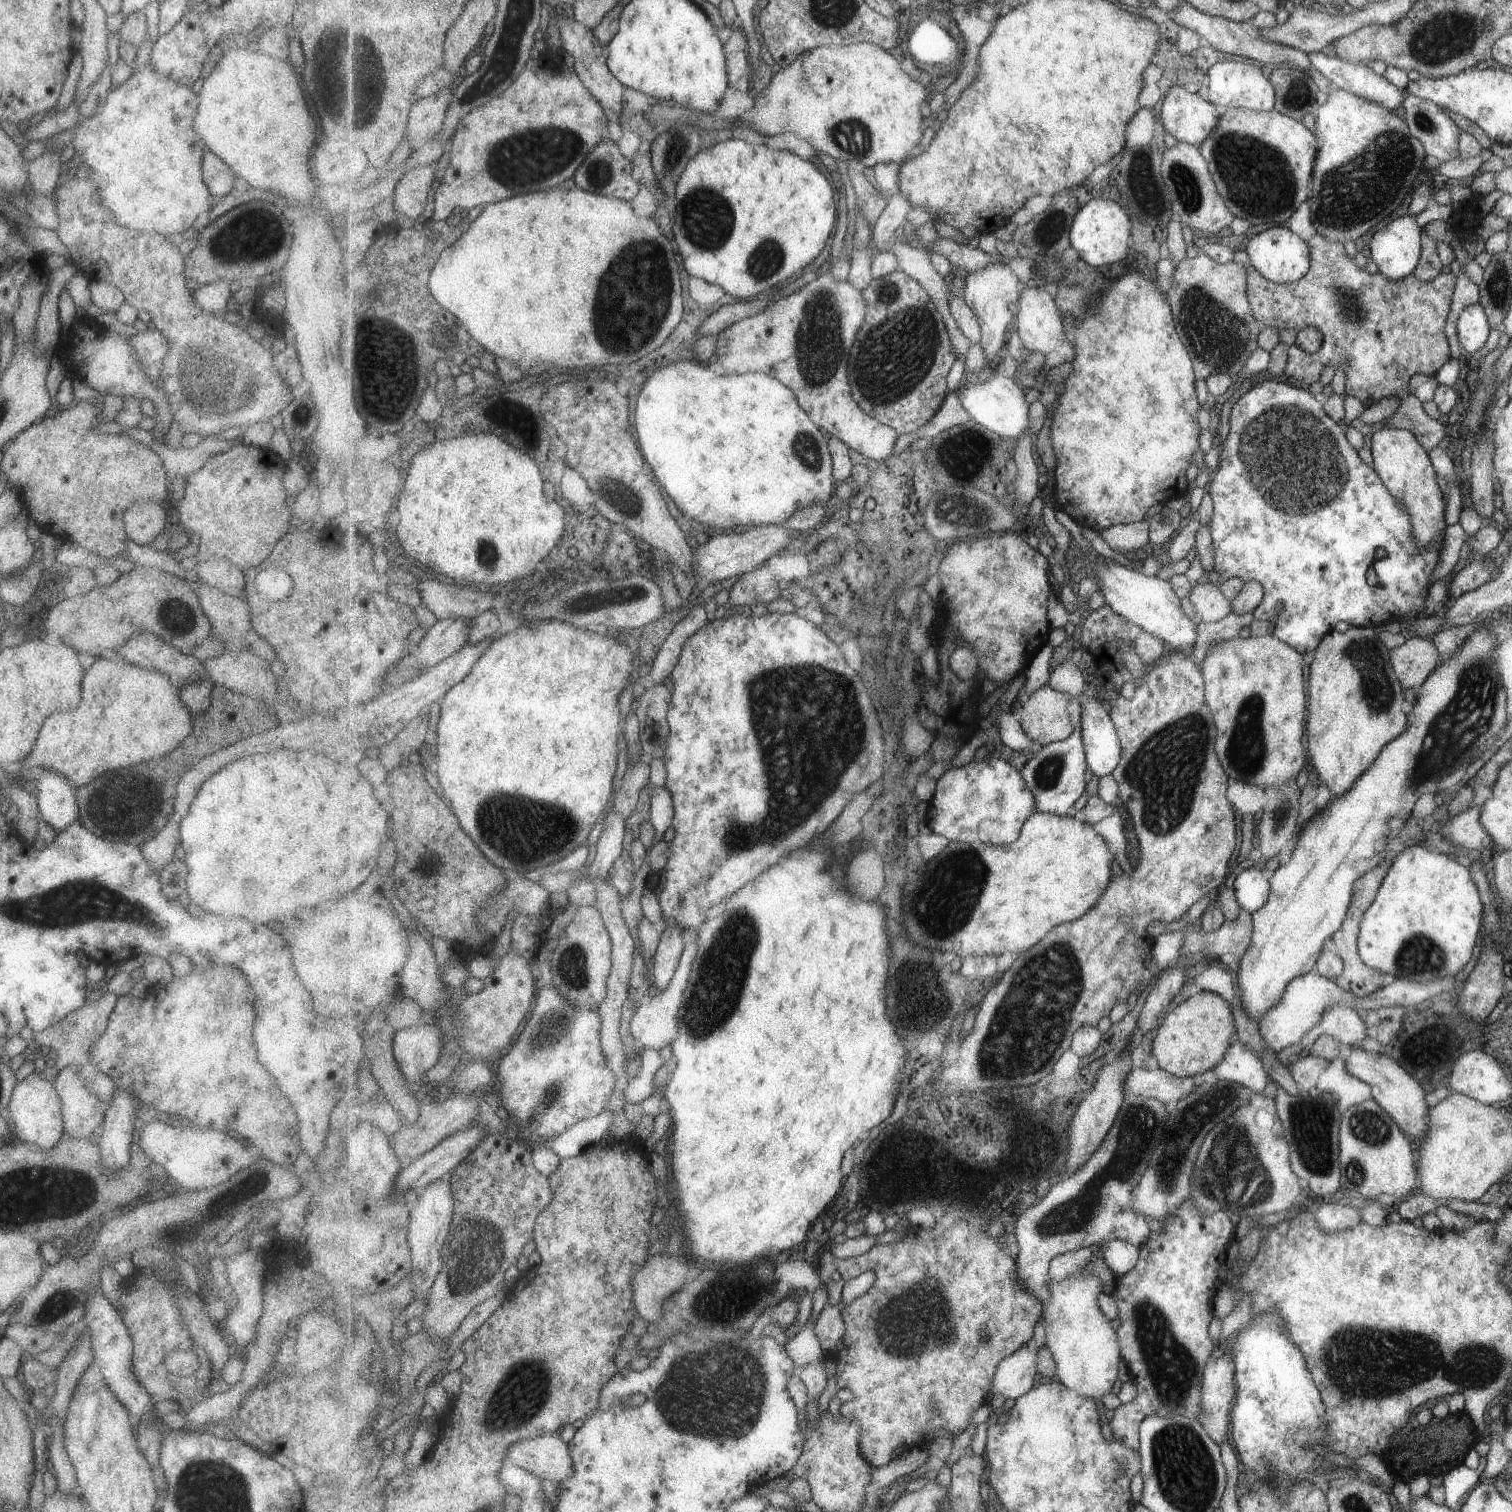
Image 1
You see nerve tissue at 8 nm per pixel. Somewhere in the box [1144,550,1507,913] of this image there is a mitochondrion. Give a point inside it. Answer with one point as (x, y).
(1452, 736)

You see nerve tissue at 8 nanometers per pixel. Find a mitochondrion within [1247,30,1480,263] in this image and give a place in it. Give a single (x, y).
(1343, 192)

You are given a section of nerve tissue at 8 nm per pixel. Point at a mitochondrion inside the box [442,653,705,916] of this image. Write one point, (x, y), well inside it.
(522, 831)

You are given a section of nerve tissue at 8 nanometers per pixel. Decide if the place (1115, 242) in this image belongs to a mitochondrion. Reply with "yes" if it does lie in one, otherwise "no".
no

